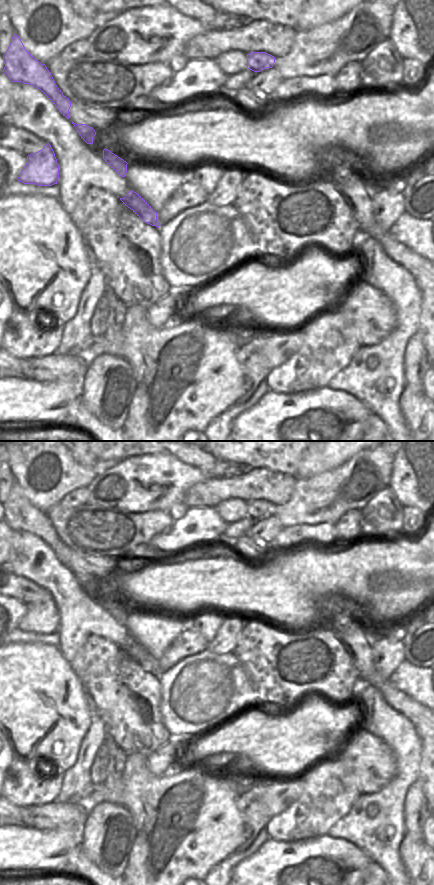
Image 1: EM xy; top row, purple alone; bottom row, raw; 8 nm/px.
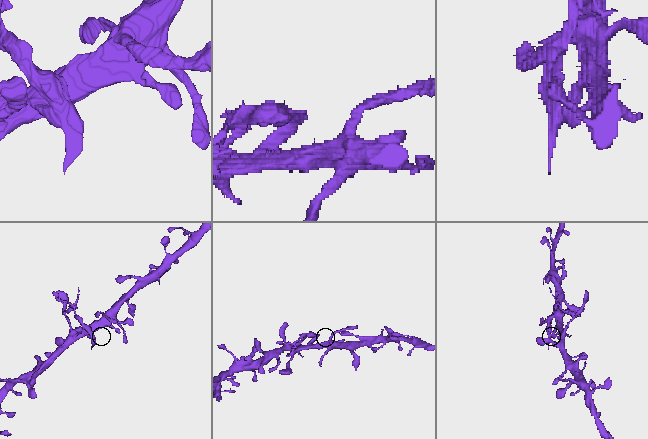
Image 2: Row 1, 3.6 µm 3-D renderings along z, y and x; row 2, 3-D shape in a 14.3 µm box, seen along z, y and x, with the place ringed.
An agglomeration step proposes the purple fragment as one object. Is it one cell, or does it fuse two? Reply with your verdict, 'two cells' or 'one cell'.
two cells

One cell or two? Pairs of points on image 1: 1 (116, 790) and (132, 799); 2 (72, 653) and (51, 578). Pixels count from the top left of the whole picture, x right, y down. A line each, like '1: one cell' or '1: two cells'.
1: two cells
2: one cell

